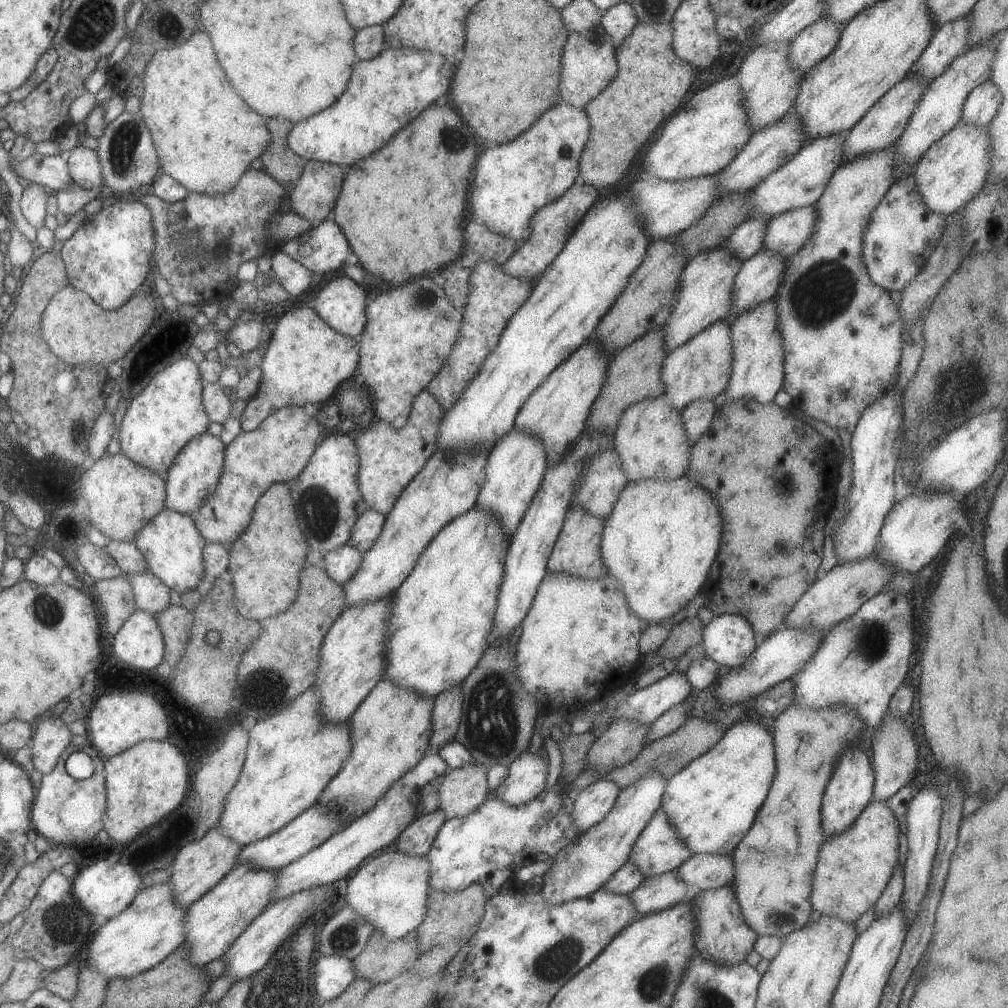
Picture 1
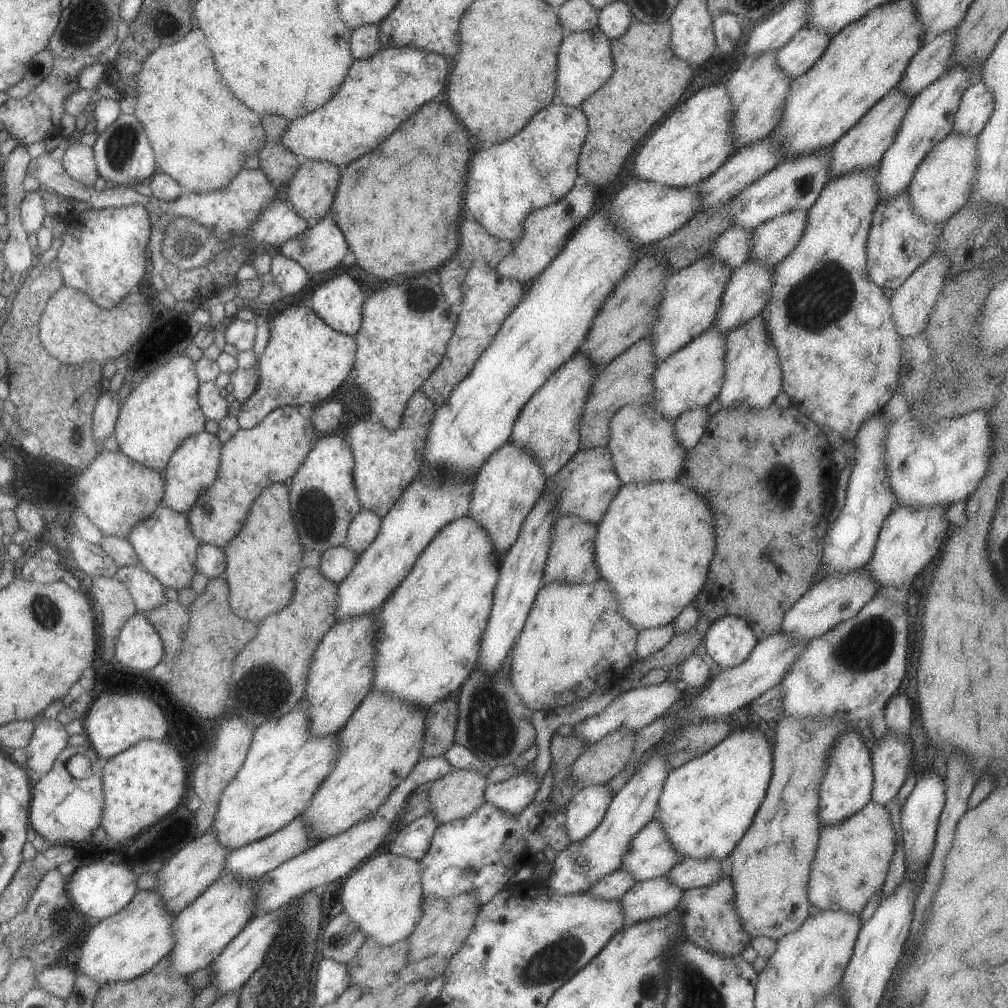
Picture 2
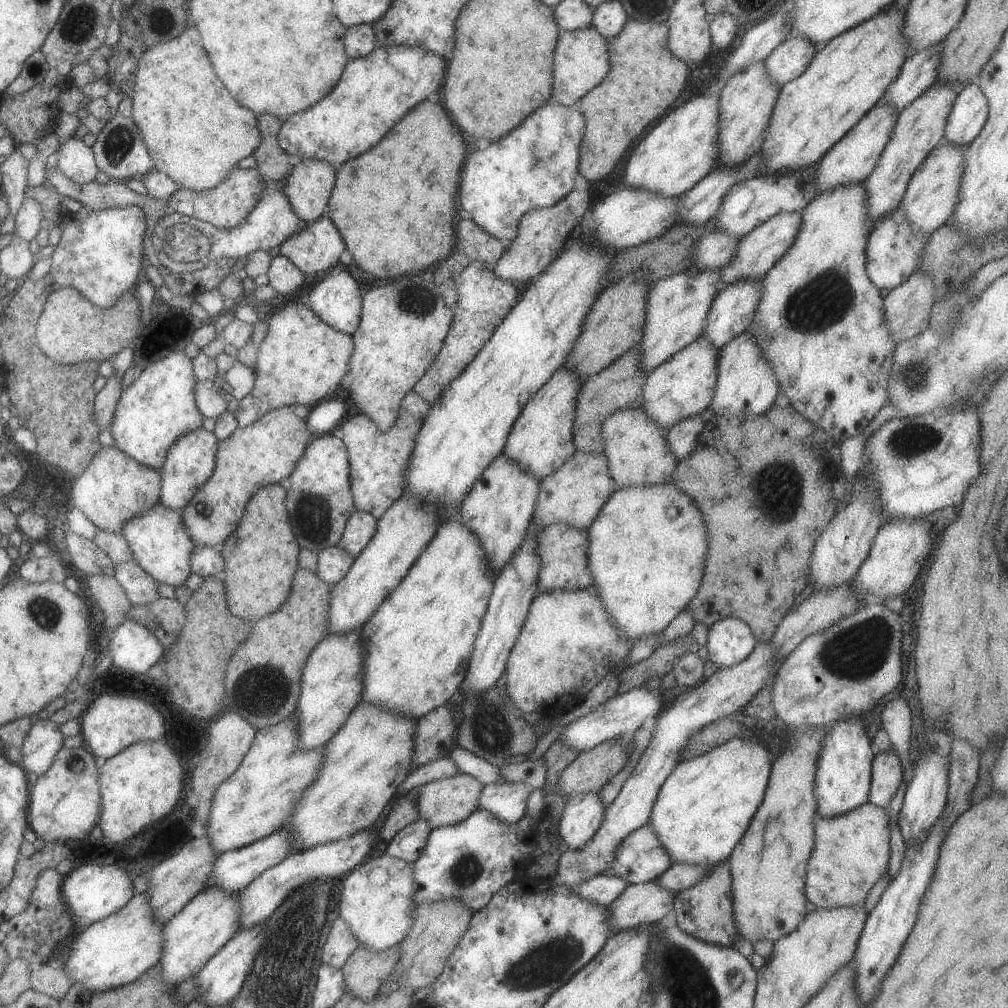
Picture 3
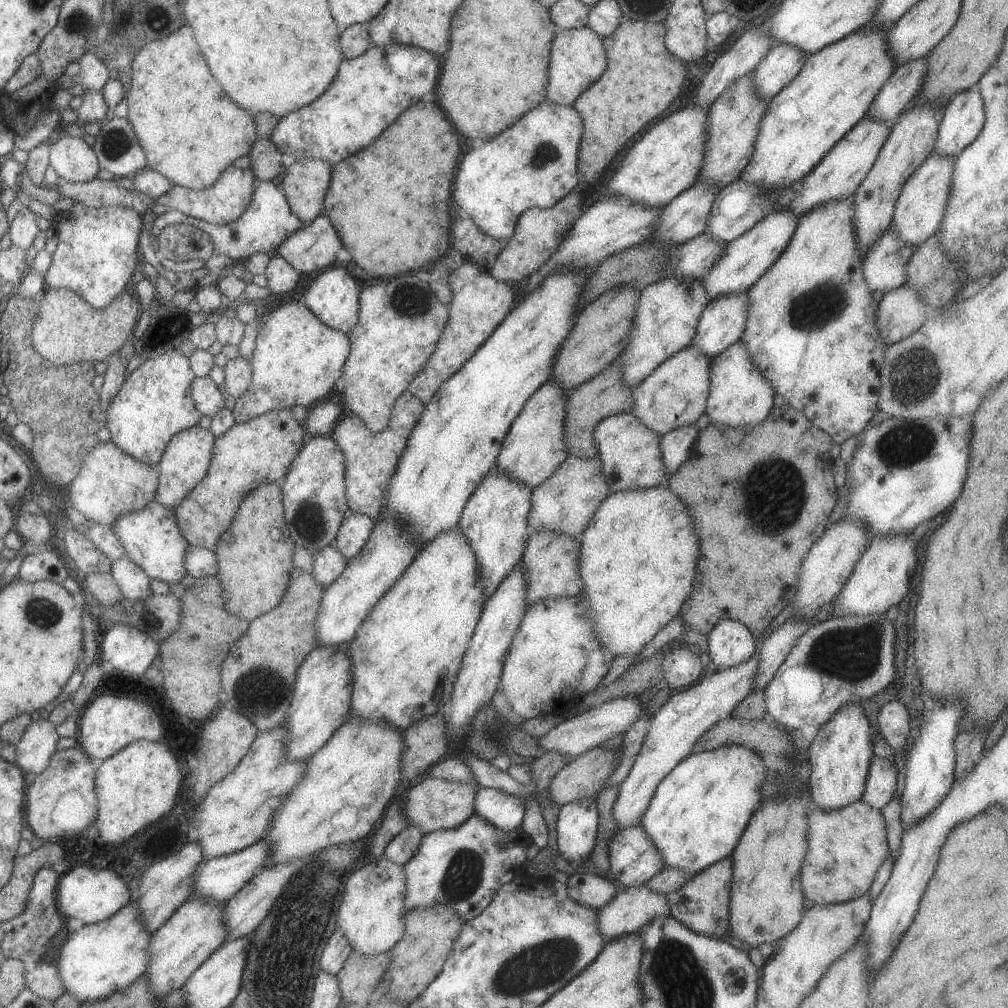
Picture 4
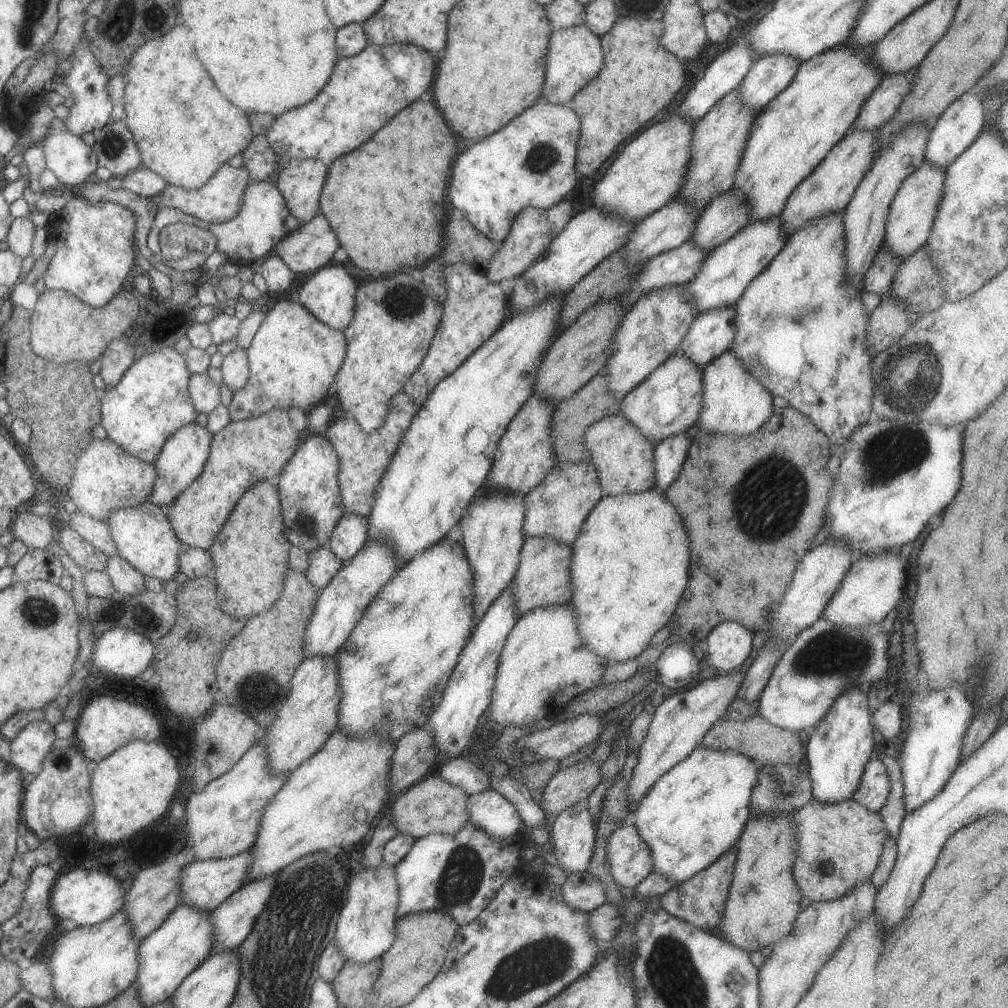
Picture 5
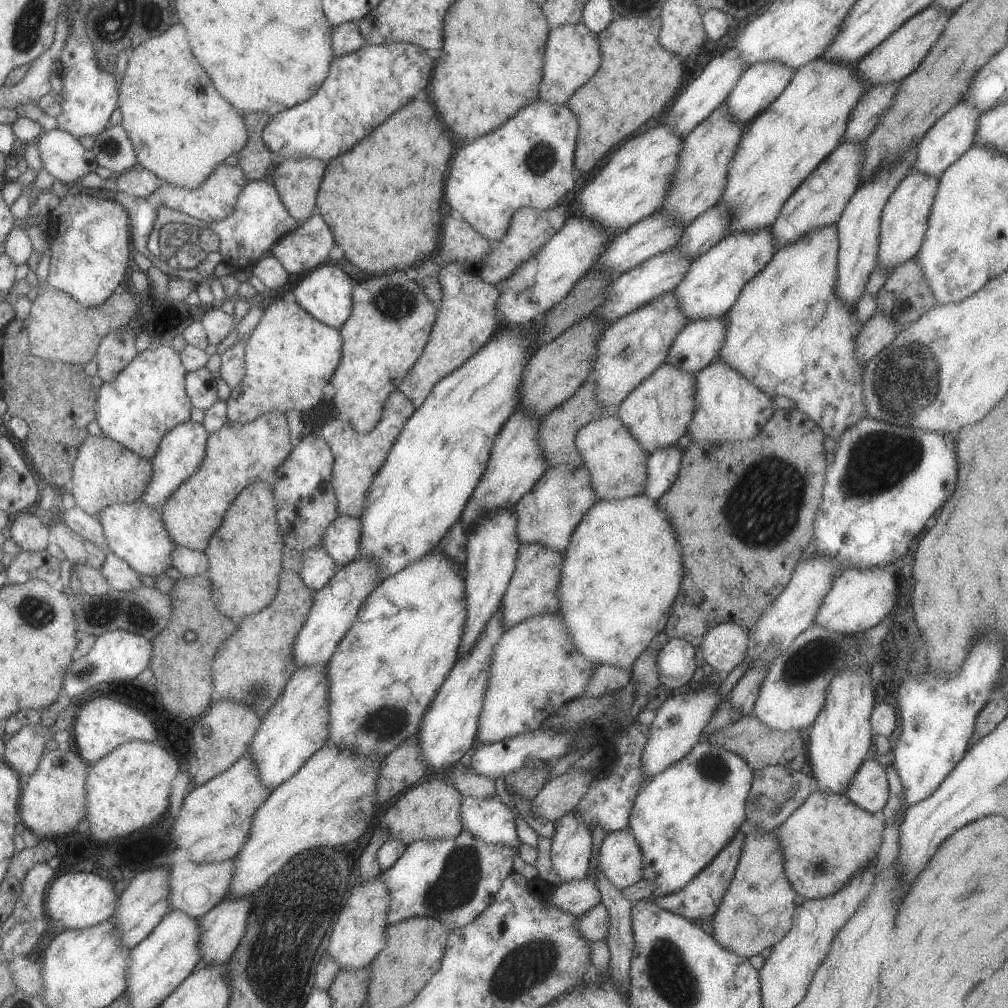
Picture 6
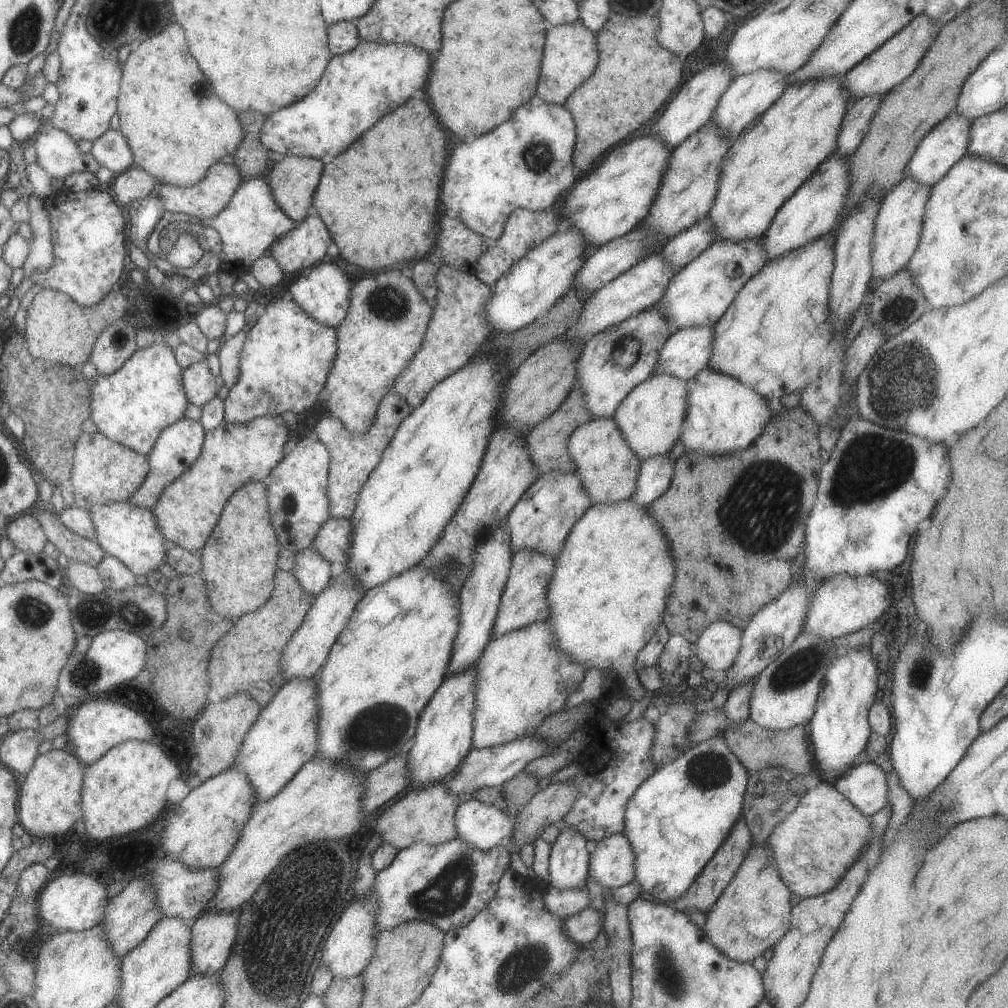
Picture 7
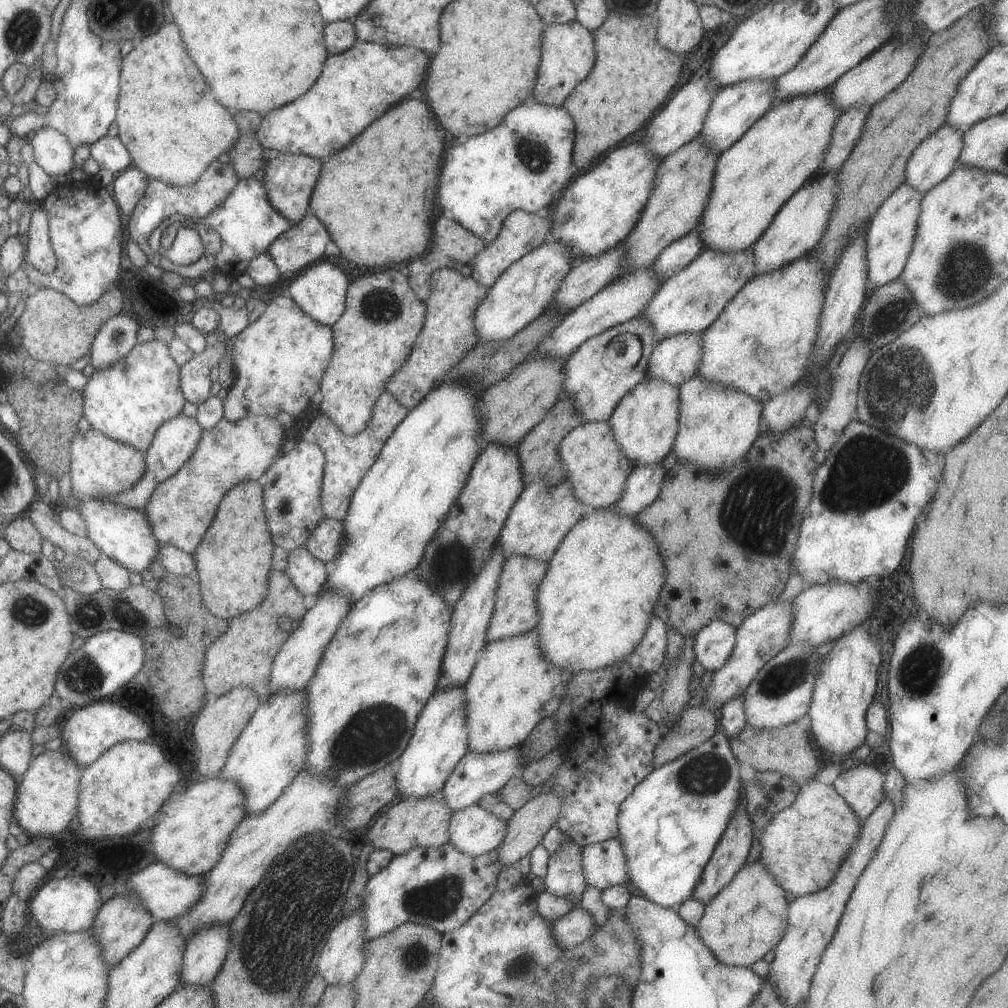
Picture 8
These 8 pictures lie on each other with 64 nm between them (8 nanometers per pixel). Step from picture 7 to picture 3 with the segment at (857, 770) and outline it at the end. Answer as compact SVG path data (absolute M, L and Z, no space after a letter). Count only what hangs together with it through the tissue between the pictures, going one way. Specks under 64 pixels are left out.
M894 750L878 752L872 761L867 801L885 809L902 779L902 766Z

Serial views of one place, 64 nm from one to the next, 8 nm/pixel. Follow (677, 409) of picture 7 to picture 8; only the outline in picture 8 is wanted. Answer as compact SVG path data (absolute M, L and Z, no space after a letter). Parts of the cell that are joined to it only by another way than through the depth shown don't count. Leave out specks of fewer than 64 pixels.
M645 378L626 392L606 420L615 444L633 467L662 462L669 454L679 428L679 386Z

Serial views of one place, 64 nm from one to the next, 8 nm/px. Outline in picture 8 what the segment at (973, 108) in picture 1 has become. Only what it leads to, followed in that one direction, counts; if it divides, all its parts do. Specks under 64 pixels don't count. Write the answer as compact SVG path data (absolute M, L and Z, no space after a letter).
M947 124L922 140L908 158L905 167L905 184L925 194L953 172L963 148L961 130Z

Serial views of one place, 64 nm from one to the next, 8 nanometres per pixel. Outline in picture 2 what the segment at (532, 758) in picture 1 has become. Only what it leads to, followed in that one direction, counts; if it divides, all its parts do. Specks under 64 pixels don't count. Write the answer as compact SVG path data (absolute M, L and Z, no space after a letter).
M529 770L520 771L497 784L488 784L483 792L483 800L514 817L534 800L539 785Z

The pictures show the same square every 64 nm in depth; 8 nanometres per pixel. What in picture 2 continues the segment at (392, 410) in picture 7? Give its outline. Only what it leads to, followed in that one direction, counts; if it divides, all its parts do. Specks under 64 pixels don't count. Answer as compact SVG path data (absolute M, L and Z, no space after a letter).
M415 391L407 400L399 428L387 429L381 422L364 419L345 430L344 438L355 460L353 488L362 510L375 512L379 517L385 516L407 484L416 478L423 466L425 438L435 410L437 408L432 400L423 392Z

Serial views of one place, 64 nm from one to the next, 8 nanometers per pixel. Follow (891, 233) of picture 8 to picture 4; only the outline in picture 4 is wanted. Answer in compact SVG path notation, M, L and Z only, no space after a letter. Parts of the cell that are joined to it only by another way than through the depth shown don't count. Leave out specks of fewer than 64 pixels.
M933 152L905 180L899 197L895 200L892 220L890 221L893 232L903 244L916 249L938 230L948 200L954 158L940 156Z

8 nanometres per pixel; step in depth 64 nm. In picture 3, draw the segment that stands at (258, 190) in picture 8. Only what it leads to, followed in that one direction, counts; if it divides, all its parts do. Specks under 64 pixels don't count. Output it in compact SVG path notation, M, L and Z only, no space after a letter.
M264 186L262 192L258 197L257 203L253 206L253 209L245 216L245 219L241 224L232 227L231 229L219 229L204 221L187 217L186 215L179 215L178 213L172 213L162 217L157 225L154 227L154 234L159 237L160 240L164 240L165 230L173 227L177 224L183 224L196 230L199 230L202 234L205 234L210 241L208 260L214 260L220 257L228 257L235 261L241 256L247 256L254 251L269 251L276 246L280 246L289 236L301 232L308 224L302 222L289 207L287 198L282 192L277 190L271 190L269 186Z

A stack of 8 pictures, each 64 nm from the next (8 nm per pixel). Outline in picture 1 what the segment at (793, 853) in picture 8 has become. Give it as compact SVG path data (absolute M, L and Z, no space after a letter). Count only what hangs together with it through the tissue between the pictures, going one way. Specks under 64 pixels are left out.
M871 800L853 824L841 832L823 839L819 847L810 905L823 916L834 916L847 924L855 924L883 894L897 864L899 828L895 816L885 801Z

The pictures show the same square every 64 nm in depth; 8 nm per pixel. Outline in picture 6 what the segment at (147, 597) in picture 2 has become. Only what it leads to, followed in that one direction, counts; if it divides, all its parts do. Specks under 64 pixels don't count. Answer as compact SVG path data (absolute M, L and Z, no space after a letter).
M109 550L105 552L105 558L99 571L107 581L111 591L131 592L133 588L141 588L142 584L139 580L139 575L123 559L115 556L113 552Z

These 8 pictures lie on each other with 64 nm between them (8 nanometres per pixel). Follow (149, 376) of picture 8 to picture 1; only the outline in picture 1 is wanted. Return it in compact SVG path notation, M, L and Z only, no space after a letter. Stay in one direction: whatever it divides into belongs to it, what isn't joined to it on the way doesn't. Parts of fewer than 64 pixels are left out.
M188 356L155 373L143 390L127 398L125 414L116 433L120 452L135 464L164 477L181 448L193 436L207 433L210 421L201 400L203 385L197 364Z

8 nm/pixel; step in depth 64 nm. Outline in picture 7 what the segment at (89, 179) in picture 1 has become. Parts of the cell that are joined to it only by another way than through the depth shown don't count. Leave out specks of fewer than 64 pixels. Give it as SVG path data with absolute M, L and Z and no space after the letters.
M41 127L32 142L37 164L48 175L62 180L73 172L97 172L98 162L91 153L81 153L77 142L59 129Z

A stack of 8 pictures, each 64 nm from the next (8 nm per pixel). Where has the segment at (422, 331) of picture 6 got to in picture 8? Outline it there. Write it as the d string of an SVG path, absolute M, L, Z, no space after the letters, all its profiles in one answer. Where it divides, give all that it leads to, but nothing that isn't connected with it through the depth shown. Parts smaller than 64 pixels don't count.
M397 267L359 276L347 285L343 314L333 326L330 326L333 332L333 354L319 384L321 402L318 404L319 410L332 419L333 424L345 436L353 436L367 428L375 400L385 391L385 382L394 376L409 356L417 334L423 328L425 312L425 304L413 294L407 277L400 274Z

